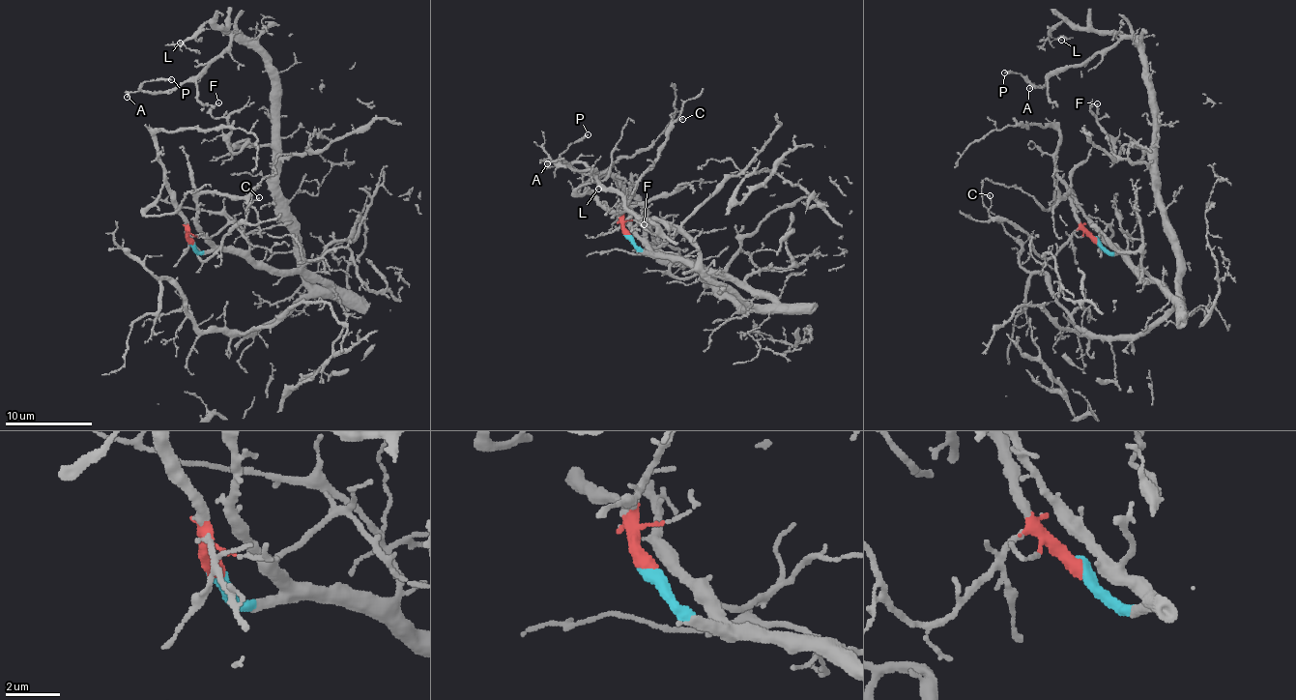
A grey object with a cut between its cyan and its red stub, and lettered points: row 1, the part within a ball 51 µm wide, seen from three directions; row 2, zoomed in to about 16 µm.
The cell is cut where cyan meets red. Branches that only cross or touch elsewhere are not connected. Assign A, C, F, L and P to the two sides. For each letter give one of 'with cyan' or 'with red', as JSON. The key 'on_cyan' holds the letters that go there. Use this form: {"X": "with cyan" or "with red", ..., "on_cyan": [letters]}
{"A": "with cyan", "C": "with red", "F": "with cyan", "L": "with cyan", "P": "with cyan", "on_cyan": ["A", "F", "L", "P"]}

